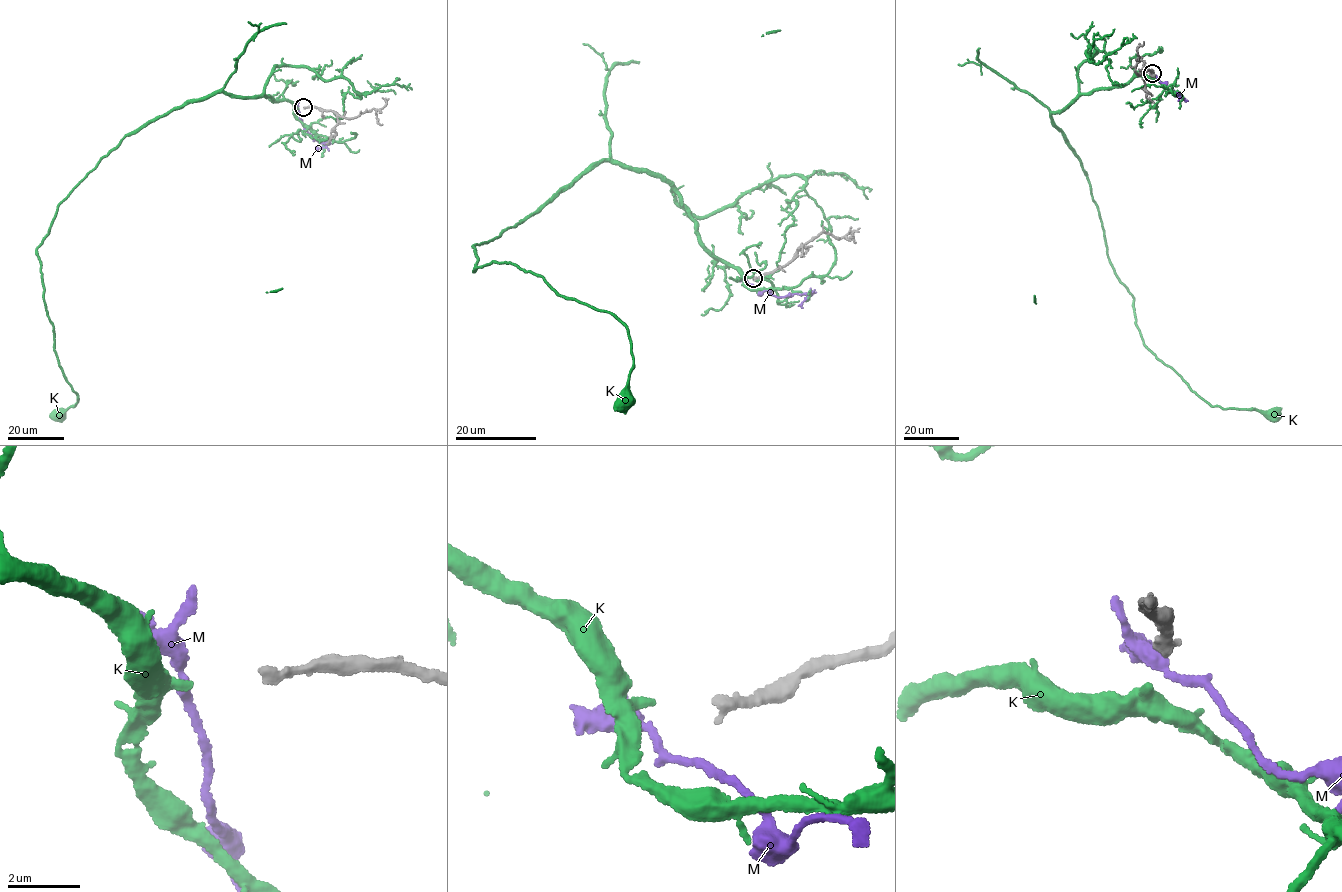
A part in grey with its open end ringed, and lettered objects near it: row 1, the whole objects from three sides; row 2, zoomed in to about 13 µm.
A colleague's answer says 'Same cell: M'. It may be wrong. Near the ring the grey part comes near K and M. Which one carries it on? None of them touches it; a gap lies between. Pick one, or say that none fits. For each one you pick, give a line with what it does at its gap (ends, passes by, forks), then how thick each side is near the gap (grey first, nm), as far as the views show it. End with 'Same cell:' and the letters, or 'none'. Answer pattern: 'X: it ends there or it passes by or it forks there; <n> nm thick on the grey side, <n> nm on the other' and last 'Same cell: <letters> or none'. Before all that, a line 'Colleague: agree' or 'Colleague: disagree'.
Colleague: disagree
K: it ends there; 320 nm thick on the grey side, 300 nm on the other
Same cell: K

